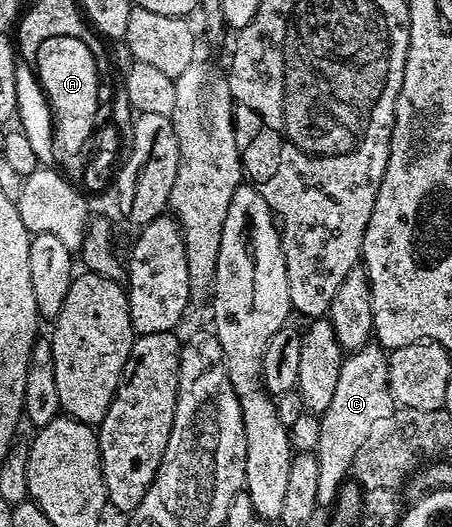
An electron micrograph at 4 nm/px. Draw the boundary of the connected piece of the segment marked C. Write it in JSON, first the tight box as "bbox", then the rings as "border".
{"bbox":[314,345,397,505],"border":[[[366,345],[350,352],[341,365],[337,390],[329,409],[321,413],[321,437],[314,449],[317,461],[317,501],[320,505],[334,504],[339,486],[348,478],[355,454],[368,442],[371,430],[379,422],[390,420],[397,410],[395,398],[389,389],[388,352],[378,345]]]}

